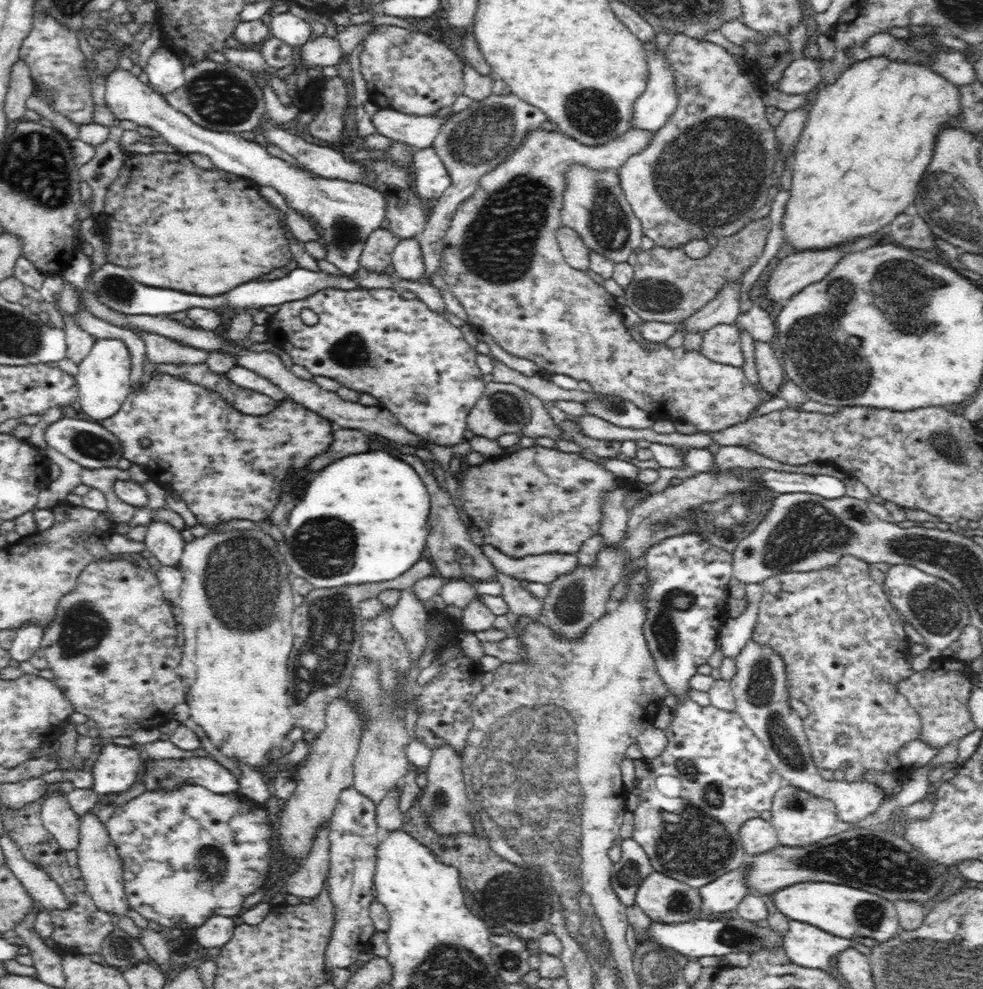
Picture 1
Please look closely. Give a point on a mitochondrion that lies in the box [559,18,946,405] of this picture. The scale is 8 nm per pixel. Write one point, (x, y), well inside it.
(711, 174)

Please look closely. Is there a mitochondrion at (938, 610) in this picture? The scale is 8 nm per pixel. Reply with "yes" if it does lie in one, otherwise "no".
yes

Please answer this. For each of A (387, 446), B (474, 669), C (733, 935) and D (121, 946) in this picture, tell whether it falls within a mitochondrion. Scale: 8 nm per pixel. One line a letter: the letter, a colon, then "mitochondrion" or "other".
A: other
B: other
C: mitochondrion
D: mitochondrion

